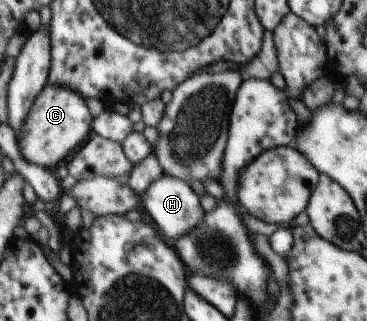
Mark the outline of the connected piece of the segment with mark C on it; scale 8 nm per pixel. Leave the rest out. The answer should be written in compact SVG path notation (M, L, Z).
M46 84L32 103L21 126L19 151L29 163L55 171L58 164L72 154L74 148L86 142L92 130L92 121L85 98L67 87Z

